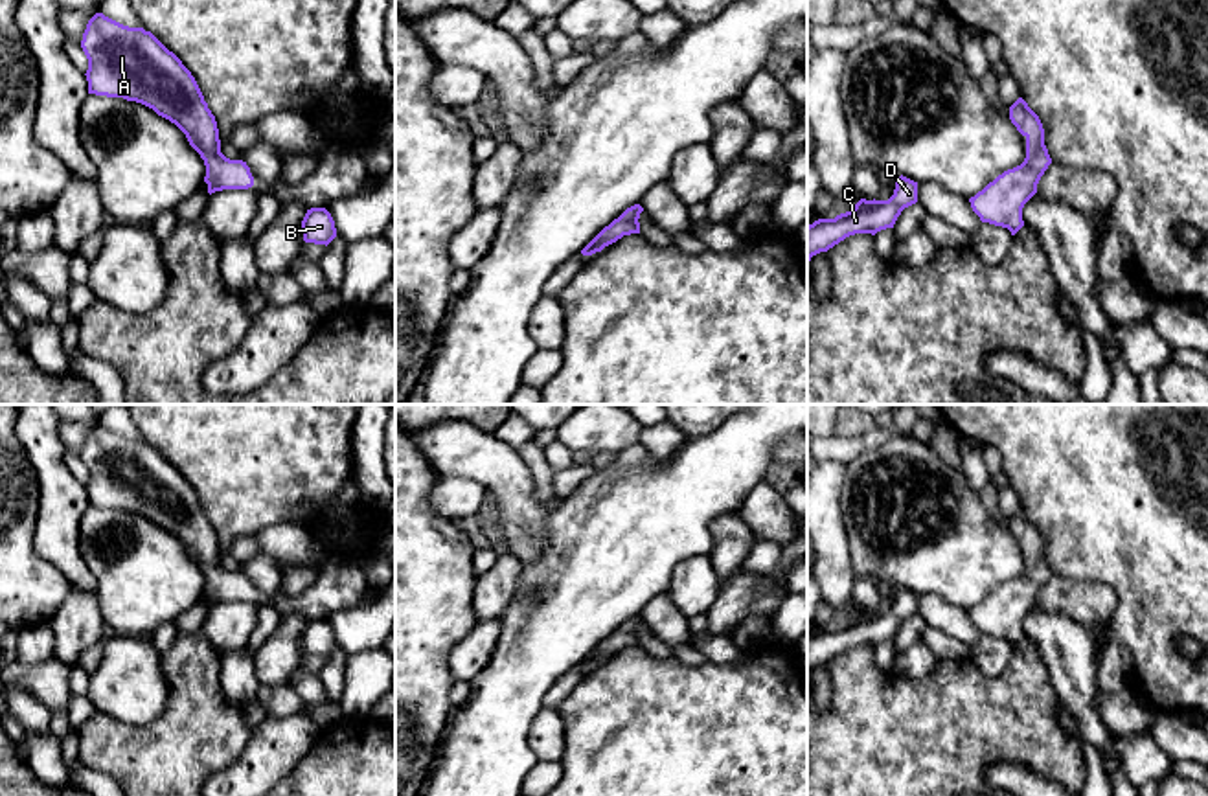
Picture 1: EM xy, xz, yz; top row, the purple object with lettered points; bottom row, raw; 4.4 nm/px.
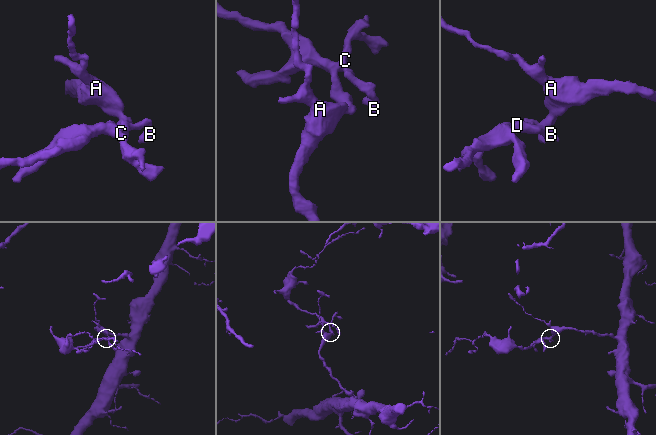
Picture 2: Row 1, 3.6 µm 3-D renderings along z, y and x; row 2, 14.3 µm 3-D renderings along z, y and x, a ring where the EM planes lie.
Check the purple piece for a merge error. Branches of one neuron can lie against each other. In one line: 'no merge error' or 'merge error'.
no merge error

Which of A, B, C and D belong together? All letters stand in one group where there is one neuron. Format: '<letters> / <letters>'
A B C D

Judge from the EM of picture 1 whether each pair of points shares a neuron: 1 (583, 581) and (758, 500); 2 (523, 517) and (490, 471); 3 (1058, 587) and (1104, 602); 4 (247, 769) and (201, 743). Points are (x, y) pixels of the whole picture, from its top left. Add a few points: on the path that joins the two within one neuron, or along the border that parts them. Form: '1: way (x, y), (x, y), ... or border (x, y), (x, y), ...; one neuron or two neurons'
1: border (765, 477), (741, 500); two neurons
2: way (519, 506), (517, 499), (501, 482); one neuron
3: way (1069, 596), (1093, 602); one neuron
4: border (258, 723), (245, 749), (232, 761), (206, 776); two neurons

